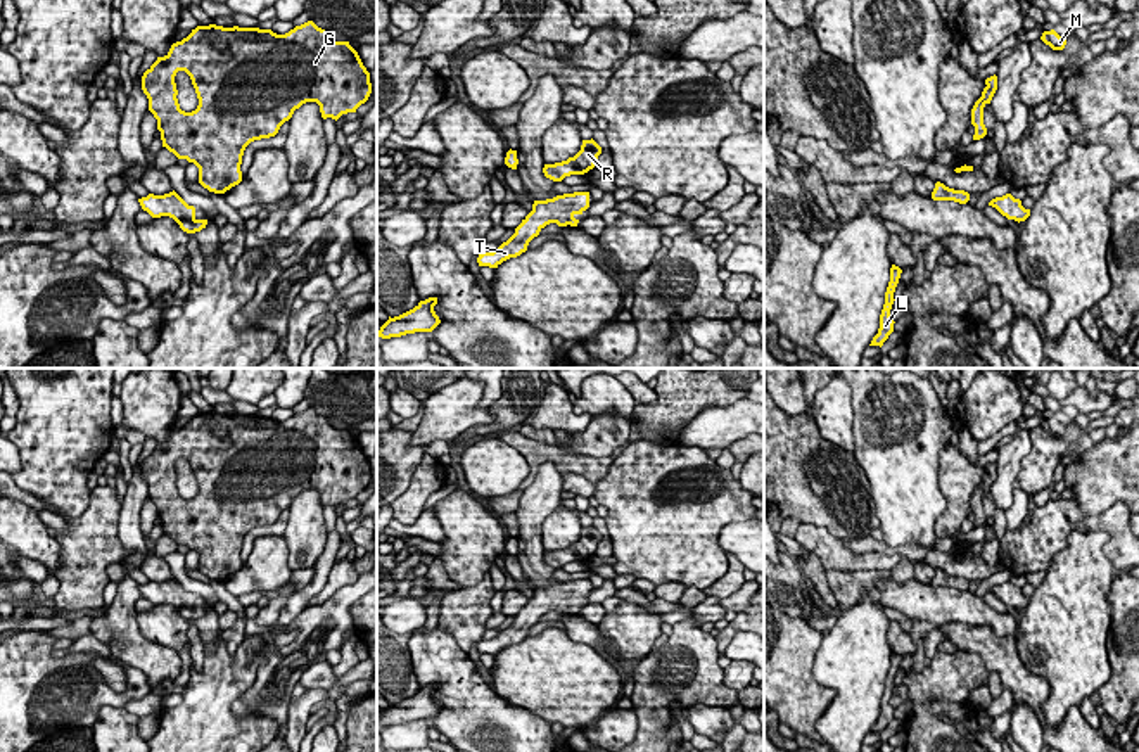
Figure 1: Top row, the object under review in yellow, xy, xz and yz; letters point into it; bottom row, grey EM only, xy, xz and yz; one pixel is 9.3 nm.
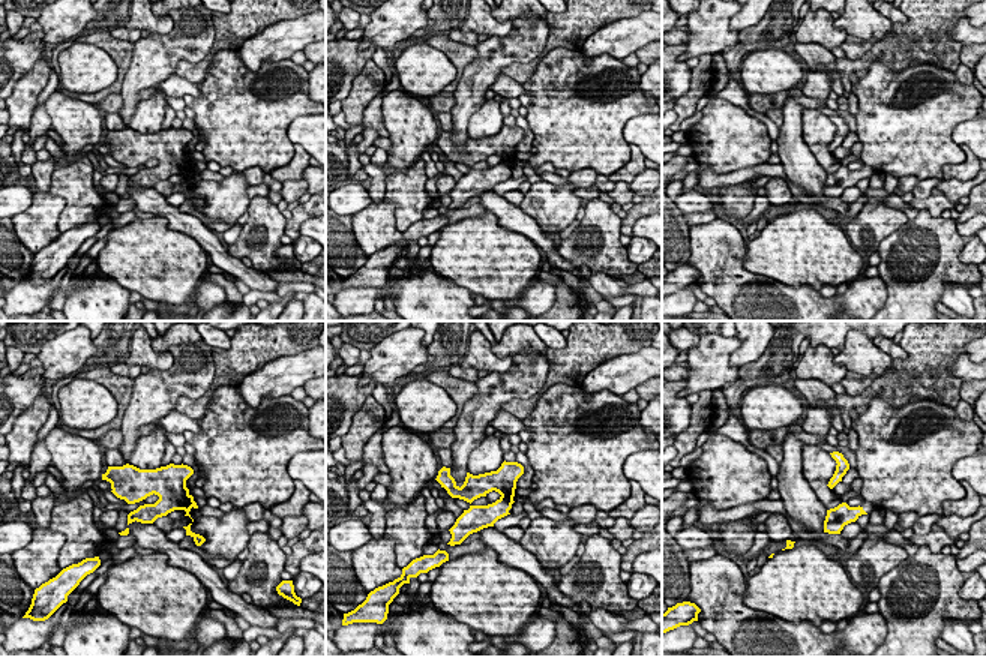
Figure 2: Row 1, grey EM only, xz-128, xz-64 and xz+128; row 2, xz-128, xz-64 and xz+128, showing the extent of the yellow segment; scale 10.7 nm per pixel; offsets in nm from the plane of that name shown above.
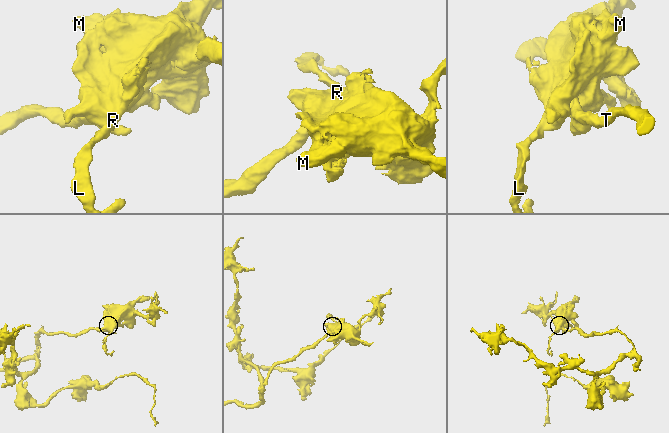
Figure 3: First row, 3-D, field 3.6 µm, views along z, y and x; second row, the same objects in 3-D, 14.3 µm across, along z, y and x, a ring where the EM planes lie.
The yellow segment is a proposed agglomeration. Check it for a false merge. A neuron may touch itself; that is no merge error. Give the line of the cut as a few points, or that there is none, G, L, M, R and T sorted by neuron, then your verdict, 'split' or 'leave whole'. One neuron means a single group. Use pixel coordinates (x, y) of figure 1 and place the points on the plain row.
no cut | G L M R T | leave whole

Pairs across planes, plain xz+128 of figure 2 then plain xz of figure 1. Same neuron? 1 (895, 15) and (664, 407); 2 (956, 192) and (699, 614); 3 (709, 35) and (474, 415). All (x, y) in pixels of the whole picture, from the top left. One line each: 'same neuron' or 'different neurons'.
1: different neurons
2: different neurons
3: same neuron

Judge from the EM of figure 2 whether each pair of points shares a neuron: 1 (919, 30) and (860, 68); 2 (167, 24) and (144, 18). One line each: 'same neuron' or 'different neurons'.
1: same neuron
2: same neuron

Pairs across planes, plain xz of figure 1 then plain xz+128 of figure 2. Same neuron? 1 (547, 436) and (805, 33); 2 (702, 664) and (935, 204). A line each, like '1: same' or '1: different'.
1: different
2: different

